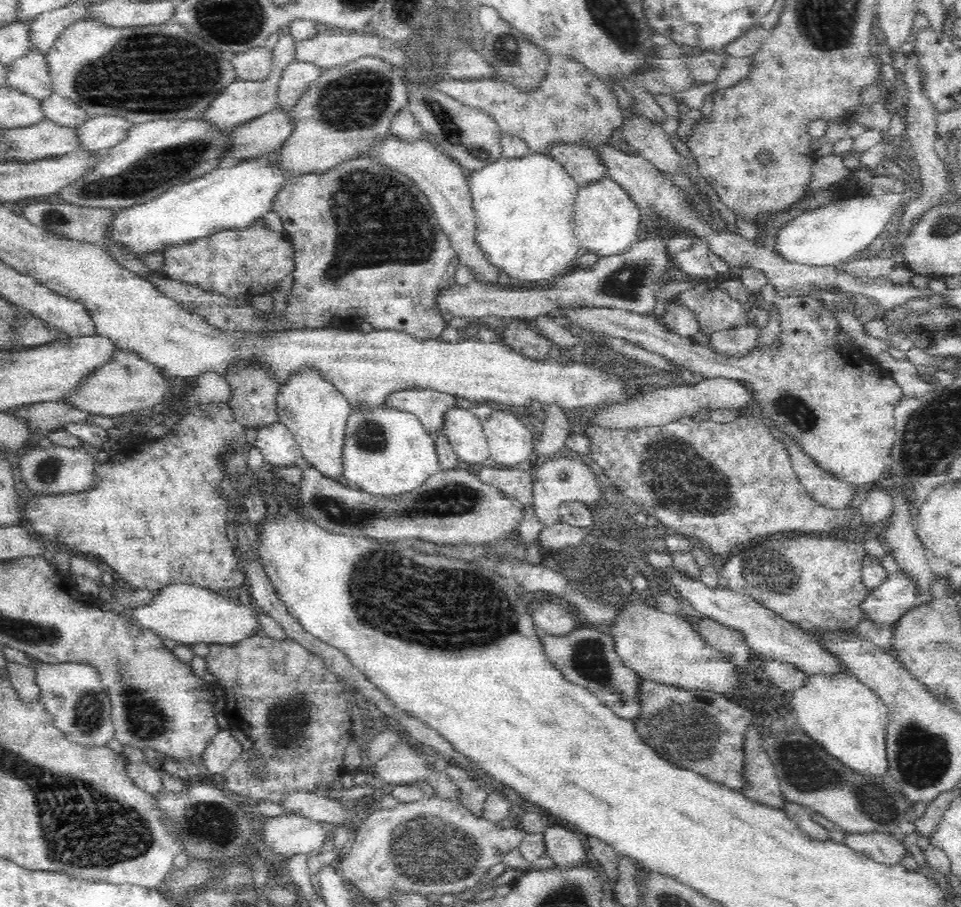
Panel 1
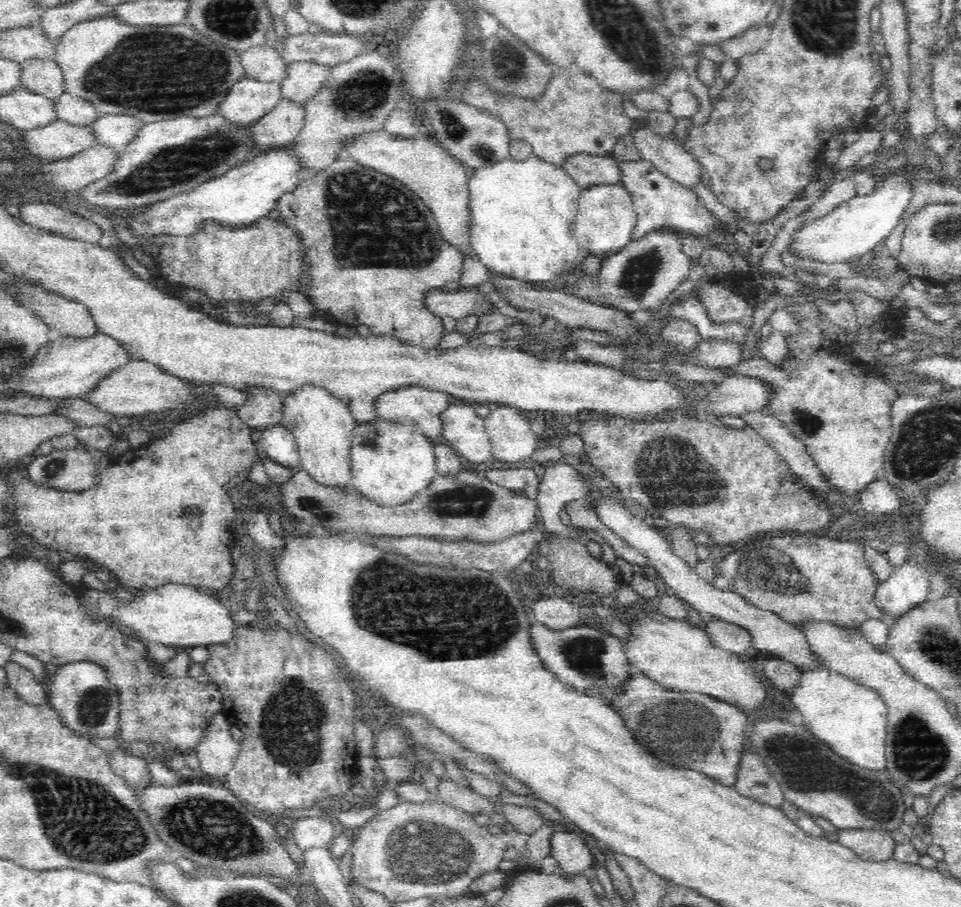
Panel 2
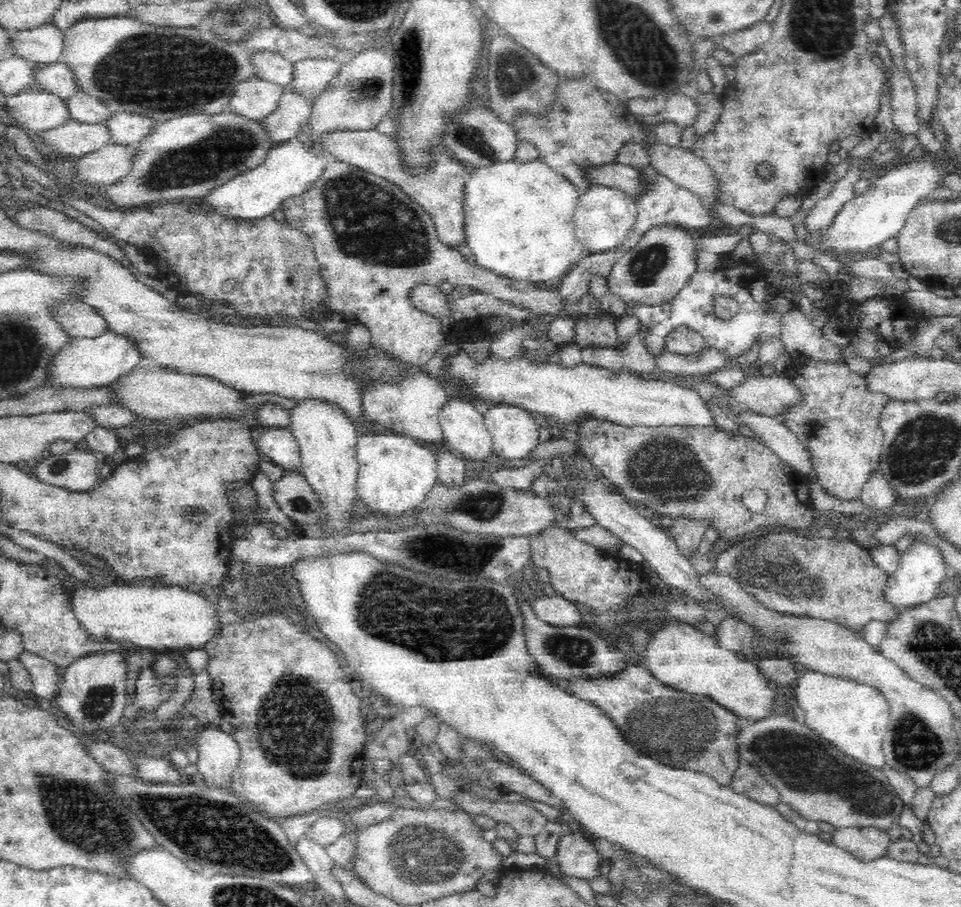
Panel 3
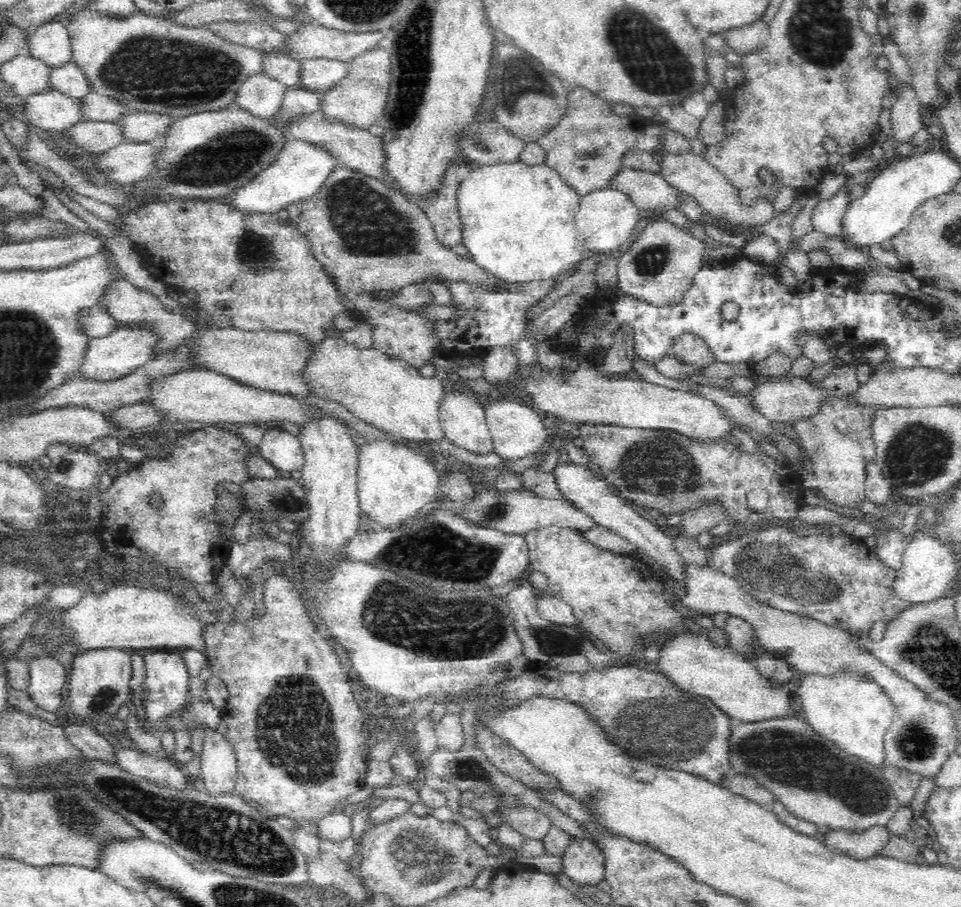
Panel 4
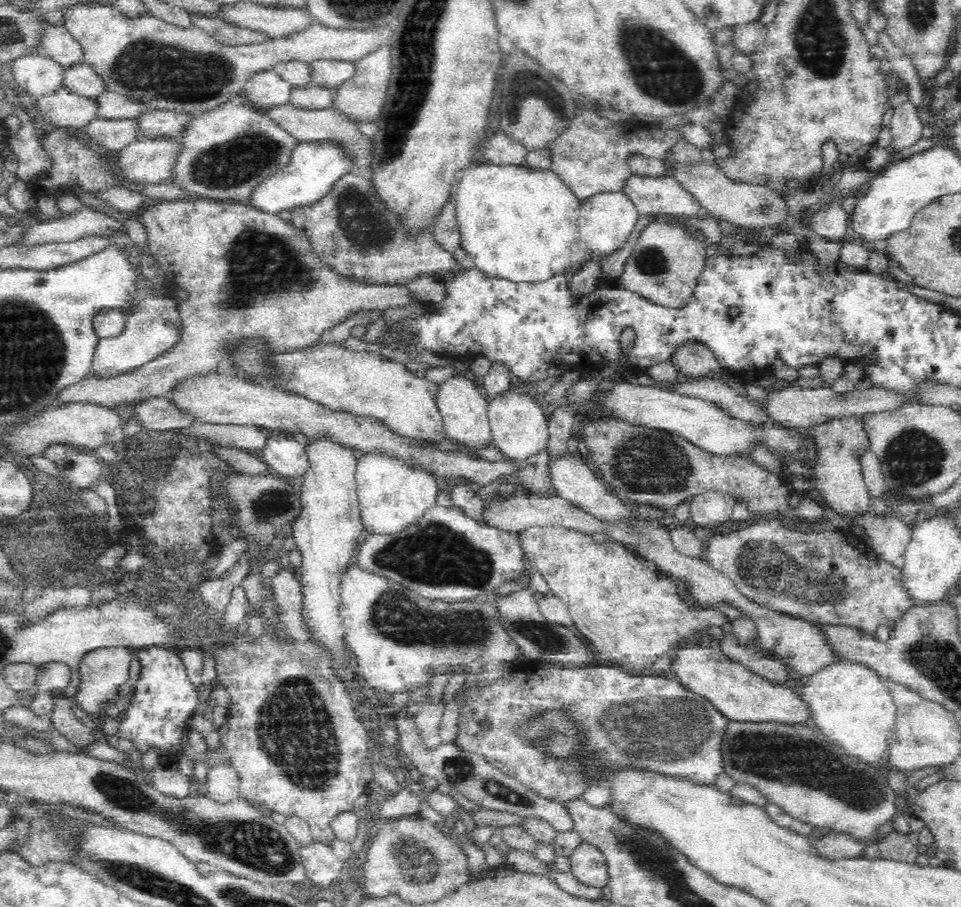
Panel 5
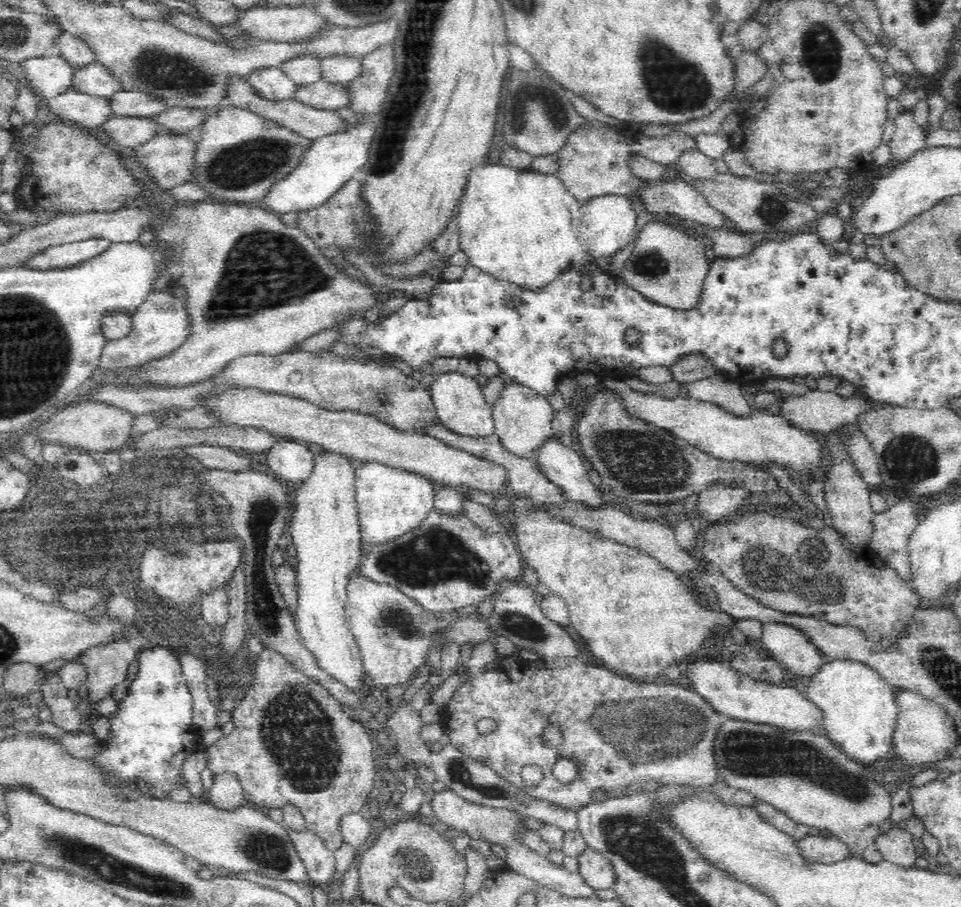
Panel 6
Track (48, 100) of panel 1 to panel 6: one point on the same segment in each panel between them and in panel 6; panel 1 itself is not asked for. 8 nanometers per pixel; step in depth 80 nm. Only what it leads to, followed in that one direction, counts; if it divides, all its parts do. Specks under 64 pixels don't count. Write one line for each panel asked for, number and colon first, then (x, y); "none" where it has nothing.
2: (72, 110)
3: (83, 109)
4: (95, 107)
5: (110, 106)
6: (128, 103)

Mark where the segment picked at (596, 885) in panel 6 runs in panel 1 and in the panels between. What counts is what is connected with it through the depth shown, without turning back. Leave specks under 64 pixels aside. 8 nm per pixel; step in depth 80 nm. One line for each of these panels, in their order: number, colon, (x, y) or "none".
1: (564, 847)
2: (573, 855)
3: (577, 857)
4: (583, 861)
5: (588, 866)

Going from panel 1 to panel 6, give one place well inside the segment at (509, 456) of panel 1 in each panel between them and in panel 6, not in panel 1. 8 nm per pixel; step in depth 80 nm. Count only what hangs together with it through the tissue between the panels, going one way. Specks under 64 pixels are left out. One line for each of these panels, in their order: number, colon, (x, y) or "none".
2: (512, 440)
3: (514, 433)
4: (517, 430)
5: (518, 424)
6: (522, 417)

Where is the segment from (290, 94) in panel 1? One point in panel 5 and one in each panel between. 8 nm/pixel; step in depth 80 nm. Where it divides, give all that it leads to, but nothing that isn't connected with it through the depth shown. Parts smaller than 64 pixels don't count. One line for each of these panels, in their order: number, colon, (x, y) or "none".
2: (302, 79)
3: (310, 77)
4: (319, 75)
5: (329, 74)

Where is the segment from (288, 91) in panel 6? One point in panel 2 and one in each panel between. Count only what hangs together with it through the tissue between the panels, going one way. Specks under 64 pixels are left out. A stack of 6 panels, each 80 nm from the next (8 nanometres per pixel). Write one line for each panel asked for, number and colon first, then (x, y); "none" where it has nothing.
2: (246, 101)
3: (251, 99)
4: (261, 97)
5: (265, 89)

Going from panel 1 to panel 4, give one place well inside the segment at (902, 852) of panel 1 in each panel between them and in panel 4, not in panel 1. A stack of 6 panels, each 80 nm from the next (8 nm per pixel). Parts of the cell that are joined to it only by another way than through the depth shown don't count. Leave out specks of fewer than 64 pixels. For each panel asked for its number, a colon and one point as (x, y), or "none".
2: (876, 845)
3: (870, 843)
4: (862, 845)

